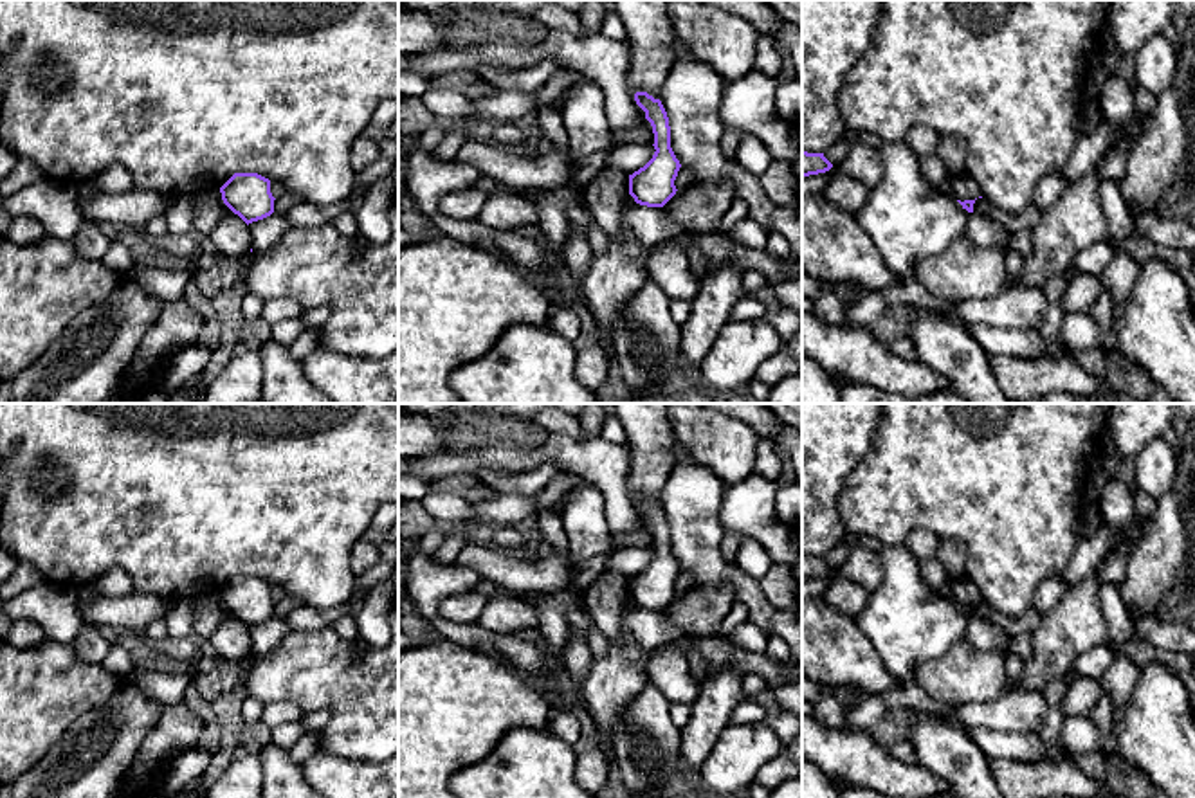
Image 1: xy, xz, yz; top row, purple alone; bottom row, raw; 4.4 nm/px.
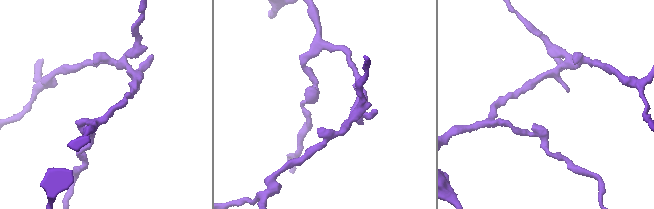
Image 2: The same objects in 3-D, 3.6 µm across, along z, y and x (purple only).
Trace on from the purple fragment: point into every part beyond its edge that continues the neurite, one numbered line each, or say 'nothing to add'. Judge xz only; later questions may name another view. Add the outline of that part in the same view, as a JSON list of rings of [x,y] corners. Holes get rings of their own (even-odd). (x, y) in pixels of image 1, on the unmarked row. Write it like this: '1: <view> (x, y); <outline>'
nothing to add

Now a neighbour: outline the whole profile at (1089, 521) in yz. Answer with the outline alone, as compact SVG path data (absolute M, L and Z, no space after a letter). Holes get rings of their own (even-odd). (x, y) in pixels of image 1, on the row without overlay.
M1085 499L1078 521L1076 521L1076 533L1080 539L1094 535L1103 524L1098 503L1092 499Z

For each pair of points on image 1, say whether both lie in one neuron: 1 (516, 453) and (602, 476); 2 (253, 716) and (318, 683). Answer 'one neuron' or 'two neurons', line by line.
1: one neuron
2: two neurons

